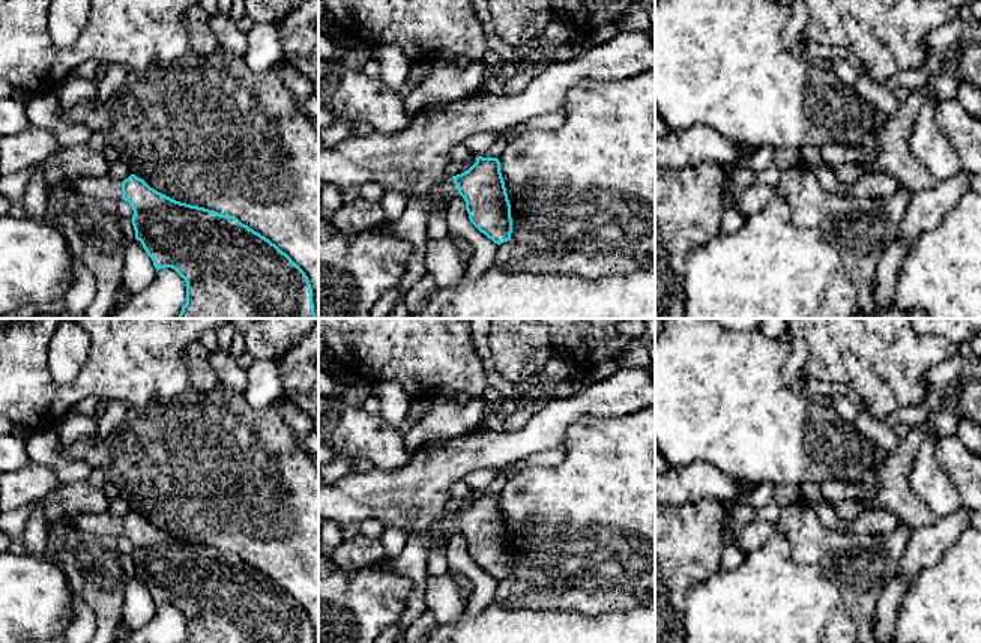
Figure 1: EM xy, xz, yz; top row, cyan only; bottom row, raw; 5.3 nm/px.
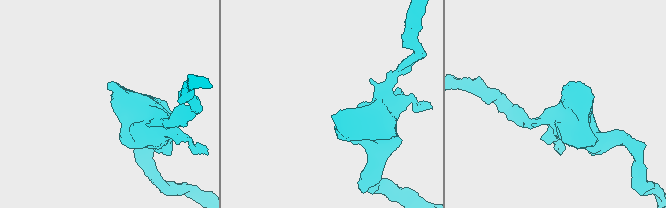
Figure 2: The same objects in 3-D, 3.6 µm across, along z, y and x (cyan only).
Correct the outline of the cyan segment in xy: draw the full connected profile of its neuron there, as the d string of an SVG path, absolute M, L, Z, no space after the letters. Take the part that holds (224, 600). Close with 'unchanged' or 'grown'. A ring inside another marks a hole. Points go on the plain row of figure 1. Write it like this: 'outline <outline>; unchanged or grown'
outline M108 511L81 512L72 527L131 541L135 575L141 578L156 608L171 604L185 616L183 643L314 643L305 608L275 580L234 553L176 538L135 511L123 518Z; grown

